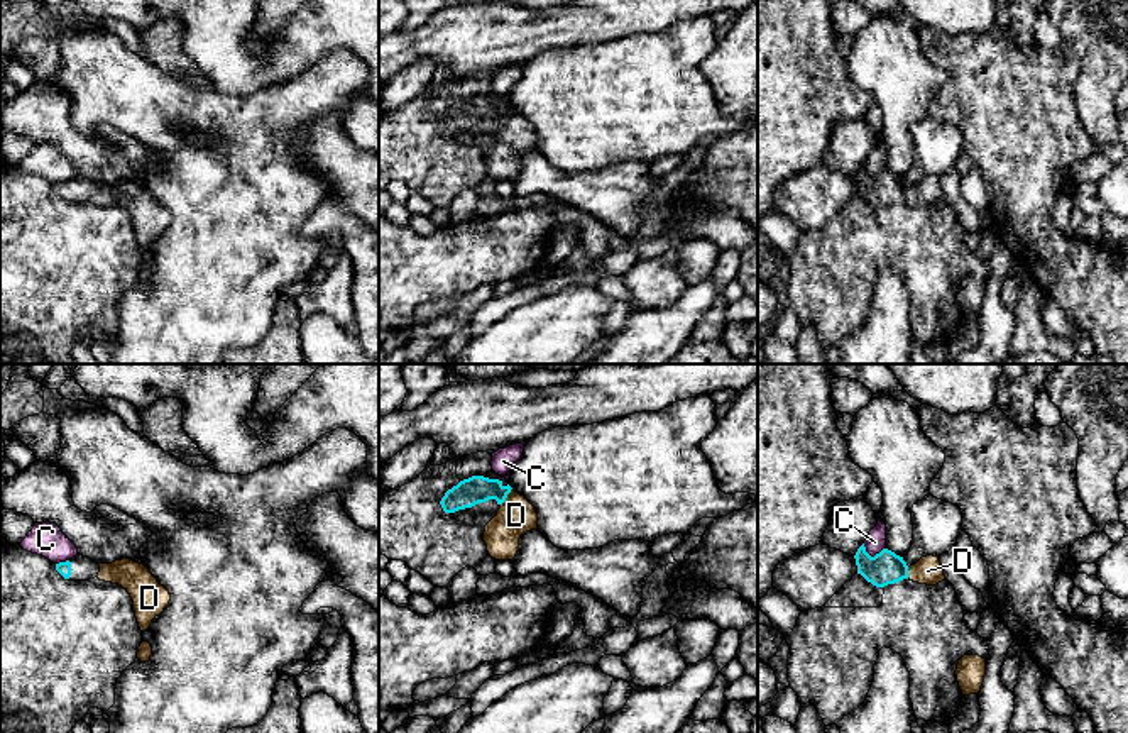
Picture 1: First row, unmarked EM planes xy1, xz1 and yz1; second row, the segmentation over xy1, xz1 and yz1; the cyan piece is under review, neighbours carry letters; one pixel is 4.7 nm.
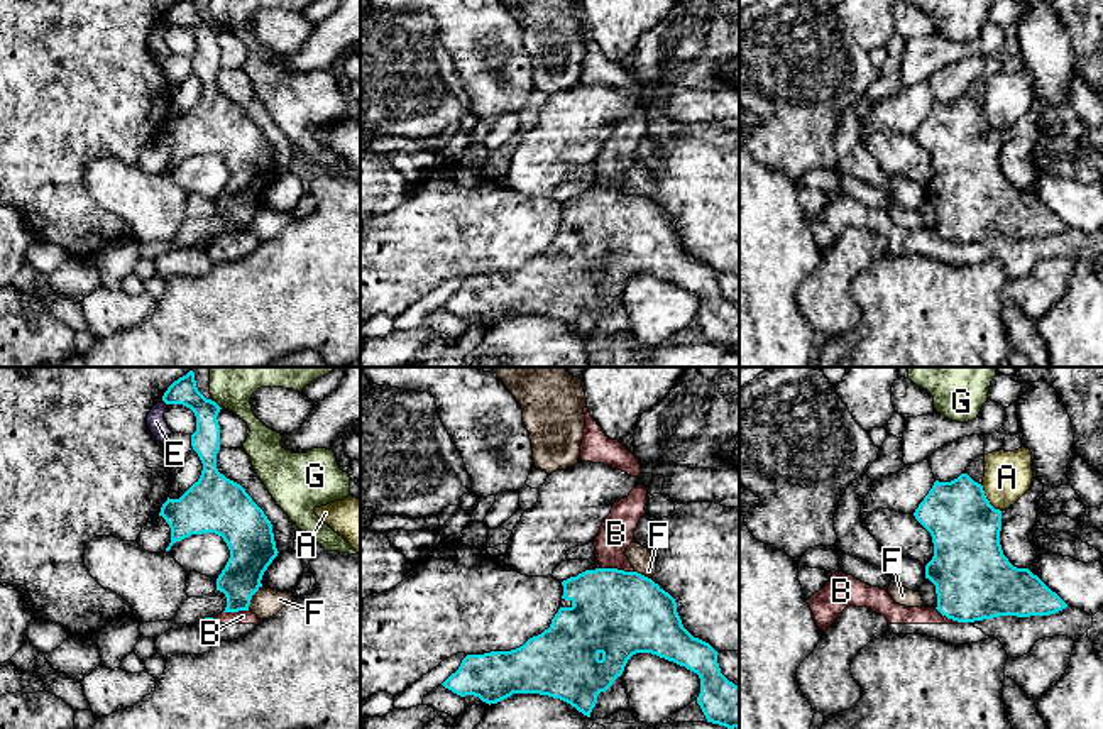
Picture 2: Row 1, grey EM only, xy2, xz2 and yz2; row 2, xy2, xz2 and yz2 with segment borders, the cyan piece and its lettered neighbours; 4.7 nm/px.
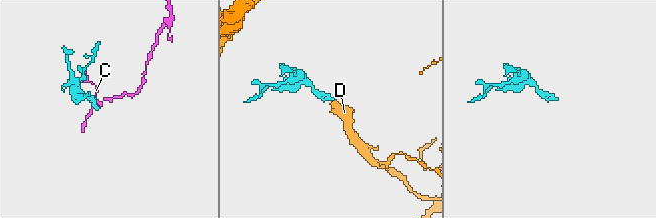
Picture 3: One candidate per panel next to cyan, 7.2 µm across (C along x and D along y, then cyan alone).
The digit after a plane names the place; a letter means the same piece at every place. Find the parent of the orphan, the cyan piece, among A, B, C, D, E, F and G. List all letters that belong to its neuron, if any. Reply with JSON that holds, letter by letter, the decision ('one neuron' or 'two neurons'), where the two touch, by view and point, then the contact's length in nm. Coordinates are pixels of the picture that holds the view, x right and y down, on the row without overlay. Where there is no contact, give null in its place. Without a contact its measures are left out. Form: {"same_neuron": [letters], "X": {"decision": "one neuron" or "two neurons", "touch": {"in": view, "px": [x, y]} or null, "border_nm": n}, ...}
{"same_neuron": ["D"], "A": {"decision": "two neurons", "touch": {"in": "yz2", "px": [987, 120]}, "border_nm": 170}, "B": {"decision": "two neurons", "touch": {"in": "xz2", "px": [616, 190]}, "border_nm": 160}, "C": {"decision": "two neurons", "touch": {"in": "yz1", "px": [875, 176]}, "border_nm": 110}, "D": {"decision": "one neuron", "touch": {"in": "xz1", "px": [506, 117]}, "border_nm": 100}, "E": {"decision": "two neurons", "touch": {"in": "xy2", "px": [164, 22]}, "border_nm": 40}, "F": {"decision": "two neurons", "touch": {"in": "xy2", "px": [251, 219]}, "border_nm": 130}, "G": {"decision": "two neurons", "touch": {"in": "xy2", "px": [217, 26]}, "border_nm": 60}}

